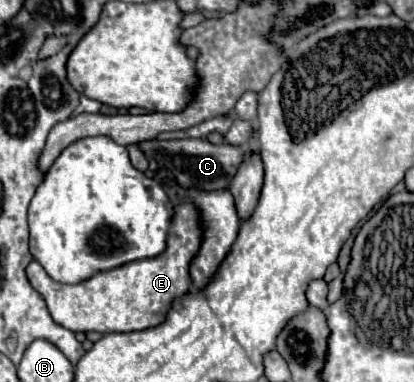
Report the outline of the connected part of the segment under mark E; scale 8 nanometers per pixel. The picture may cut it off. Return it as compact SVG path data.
M181 186L168 188L167 193L175 206L175 218L167 240L167 250L163 254L99 272L97 276L91 276L79 284L55 282L35 260L27 266L29 282L39 294L43 294L57 324L73 332L95 330L109 334L147 330L165 322L171 304L189 292L189 260L193 260L193 256L197 256L197 248L201 248L201 216L197 216L197 208L193 208L191 200L185 200Z

